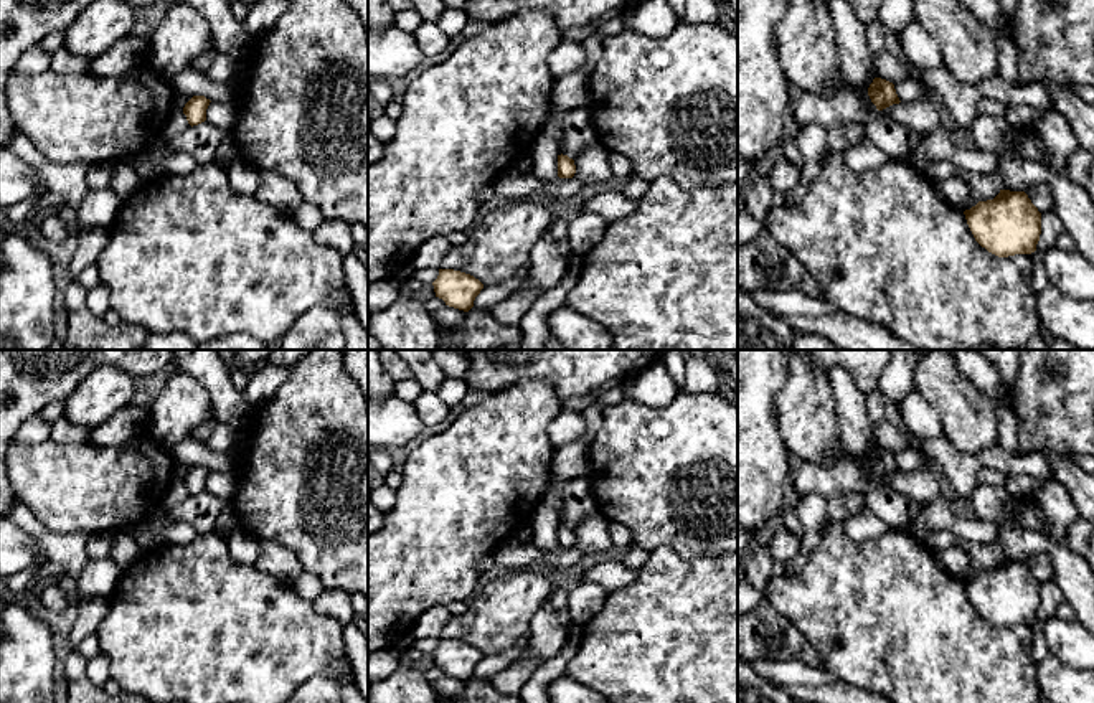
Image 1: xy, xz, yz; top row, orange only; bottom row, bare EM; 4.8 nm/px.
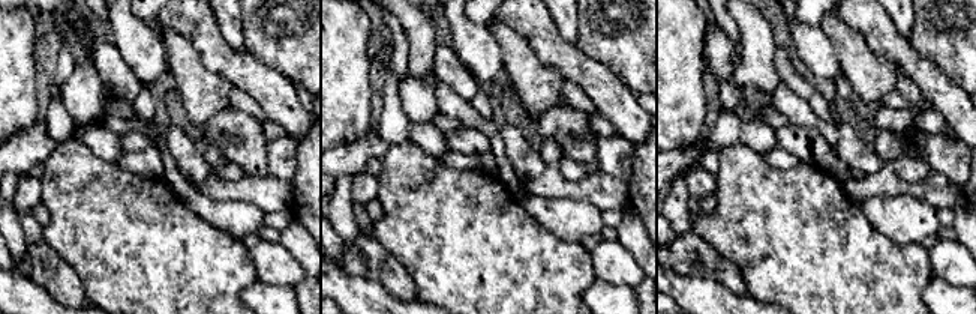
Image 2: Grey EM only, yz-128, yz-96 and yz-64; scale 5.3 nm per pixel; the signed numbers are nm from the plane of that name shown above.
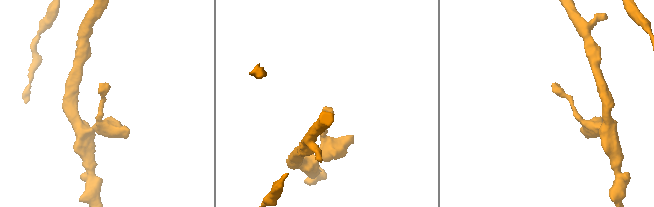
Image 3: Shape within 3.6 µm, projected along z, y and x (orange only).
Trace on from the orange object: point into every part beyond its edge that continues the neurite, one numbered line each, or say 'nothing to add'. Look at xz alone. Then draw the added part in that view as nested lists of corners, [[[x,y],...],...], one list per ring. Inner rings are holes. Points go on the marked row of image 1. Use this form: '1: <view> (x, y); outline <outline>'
nothing to add

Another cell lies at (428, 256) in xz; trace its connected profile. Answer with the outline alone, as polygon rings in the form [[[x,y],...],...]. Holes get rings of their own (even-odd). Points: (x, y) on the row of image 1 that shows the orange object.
[[[447,236],[429,239],[416,249],[411,266],[414,269],[441,269],[441,262],[450,248]]]

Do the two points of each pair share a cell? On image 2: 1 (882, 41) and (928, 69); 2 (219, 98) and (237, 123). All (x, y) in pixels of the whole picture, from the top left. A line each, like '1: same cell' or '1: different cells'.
1: same cell
2: different cells

